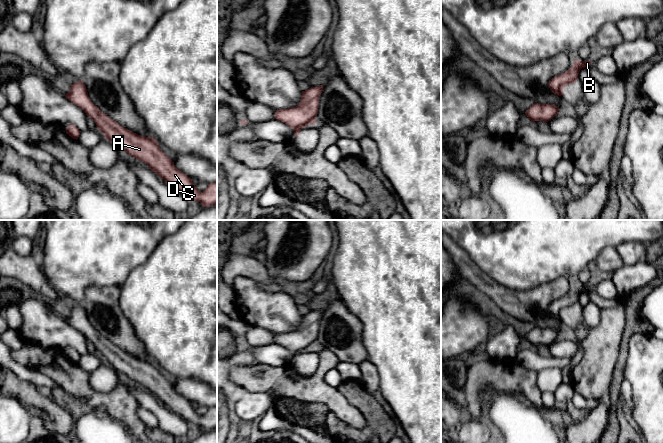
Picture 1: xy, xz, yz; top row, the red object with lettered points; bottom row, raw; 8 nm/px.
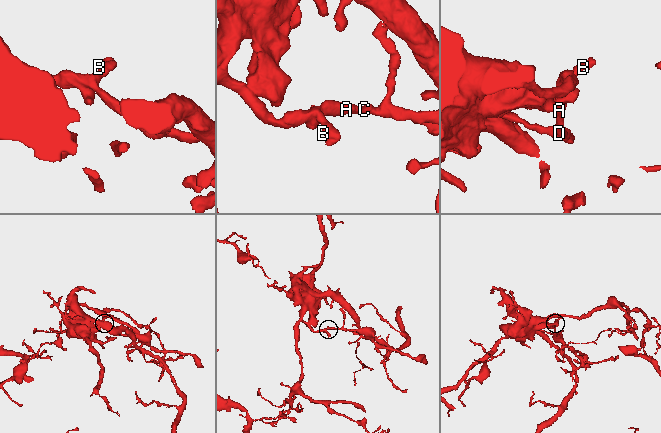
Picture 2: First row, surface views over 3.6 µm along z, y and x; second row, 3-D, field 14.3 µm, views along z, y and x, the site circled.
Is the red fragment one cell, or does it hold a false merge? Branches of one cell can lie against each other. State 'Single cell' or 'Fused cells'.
Fused cells

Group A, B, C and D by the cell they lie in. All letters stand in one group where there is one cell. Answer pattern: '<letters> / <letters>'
A C D / B

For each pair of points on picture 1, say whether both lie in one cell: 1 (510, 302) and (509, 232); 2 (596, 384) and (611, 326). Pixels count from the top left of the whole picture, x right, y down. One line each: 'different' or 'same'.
1: different
2: same

